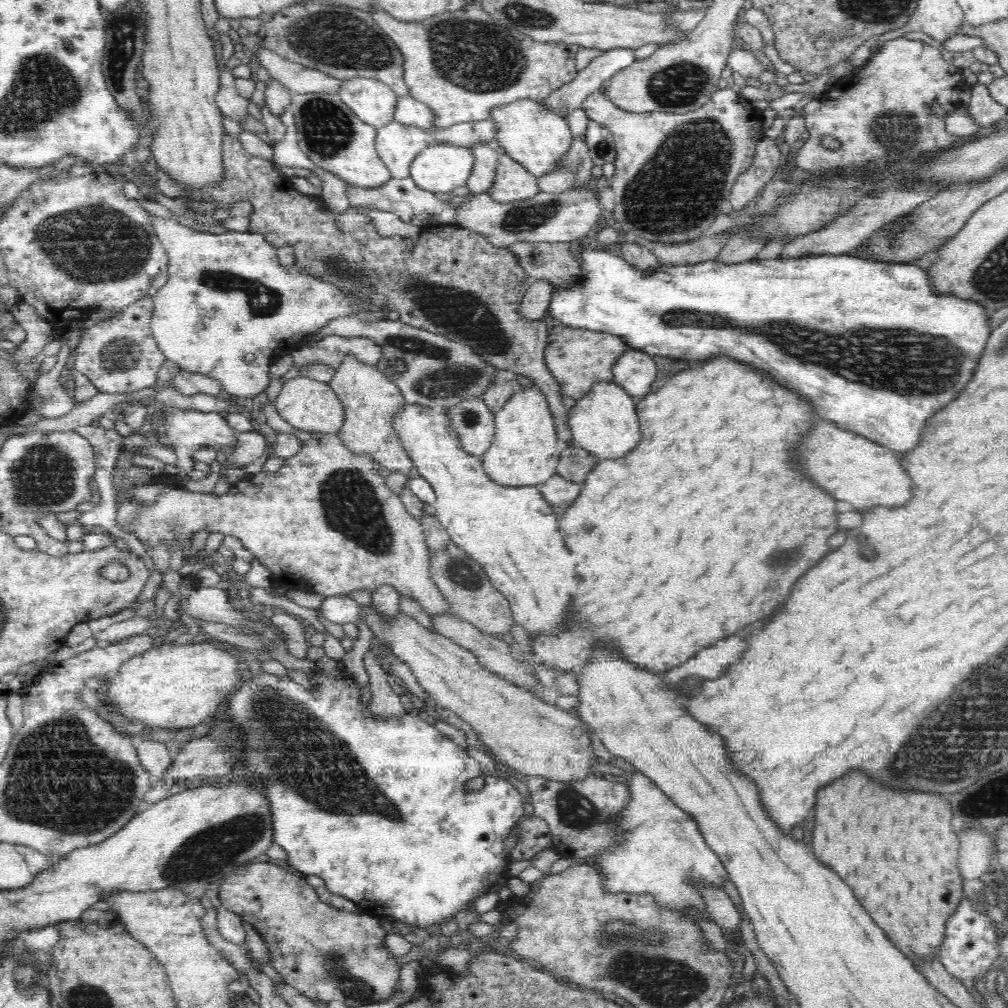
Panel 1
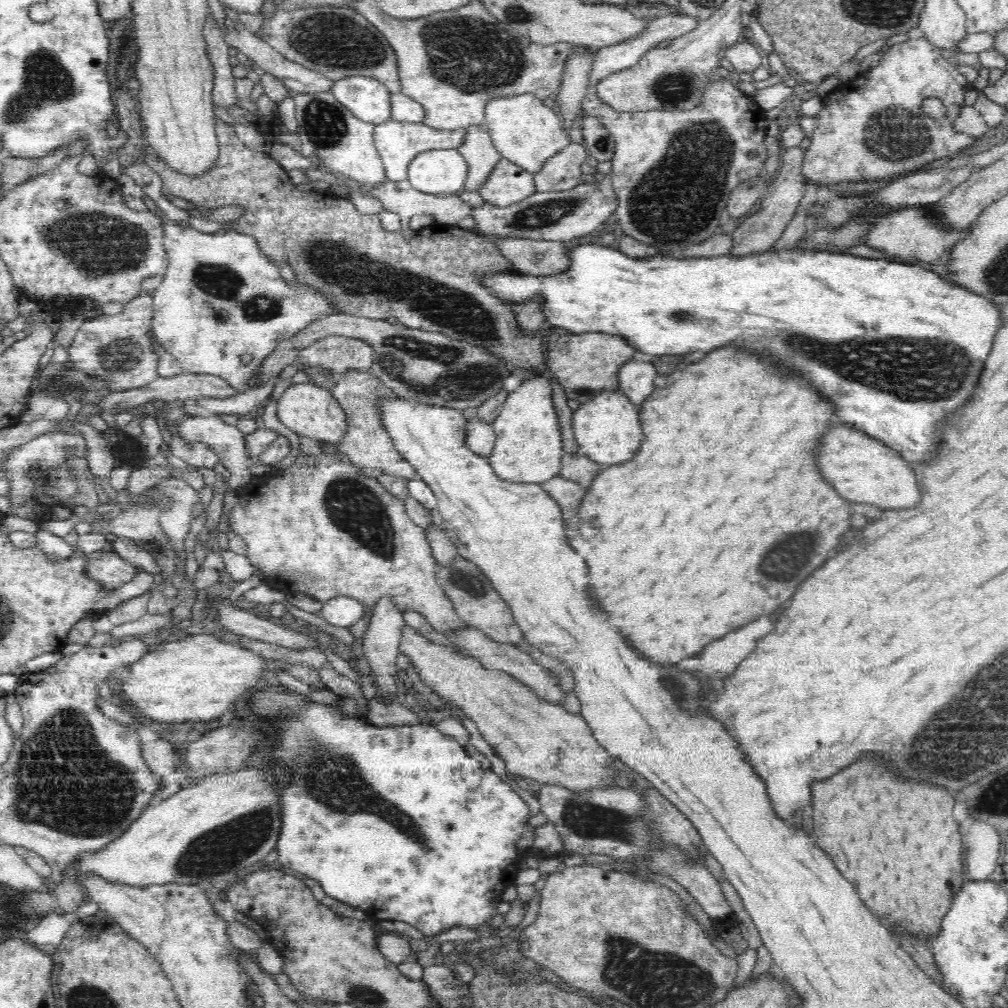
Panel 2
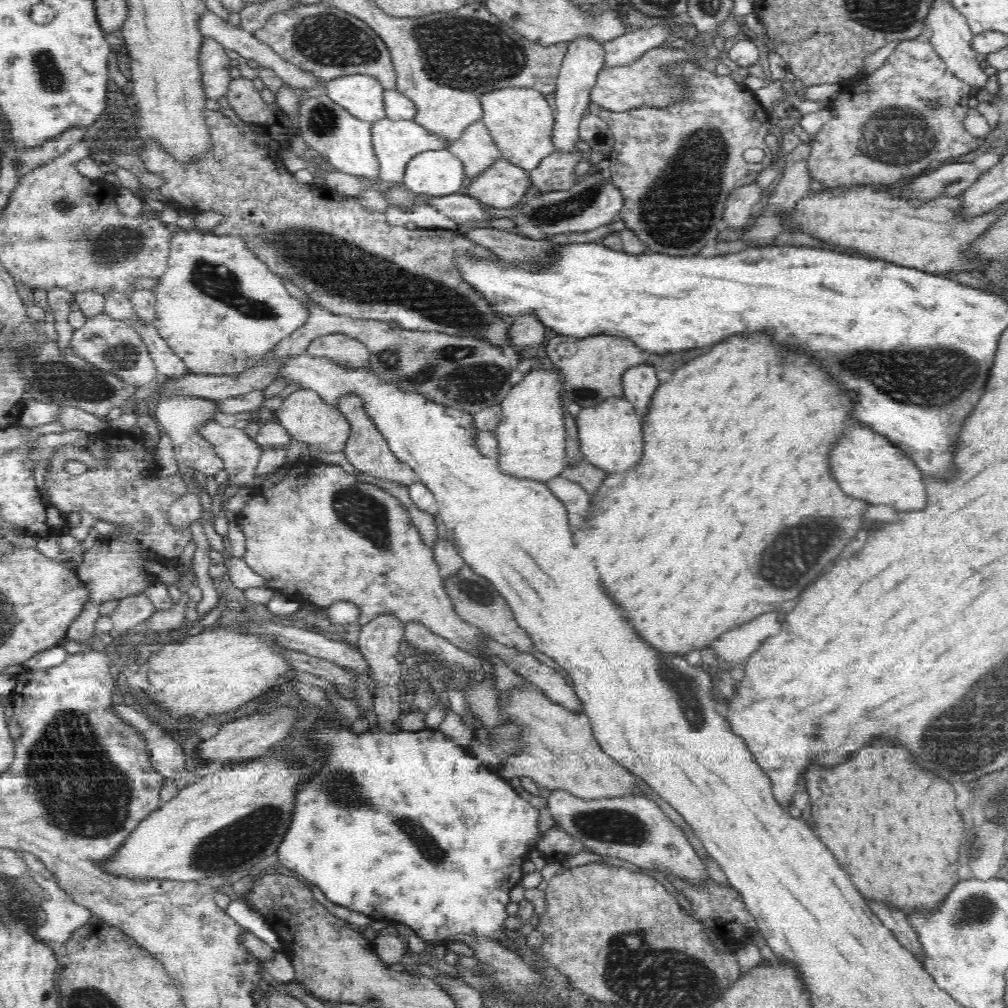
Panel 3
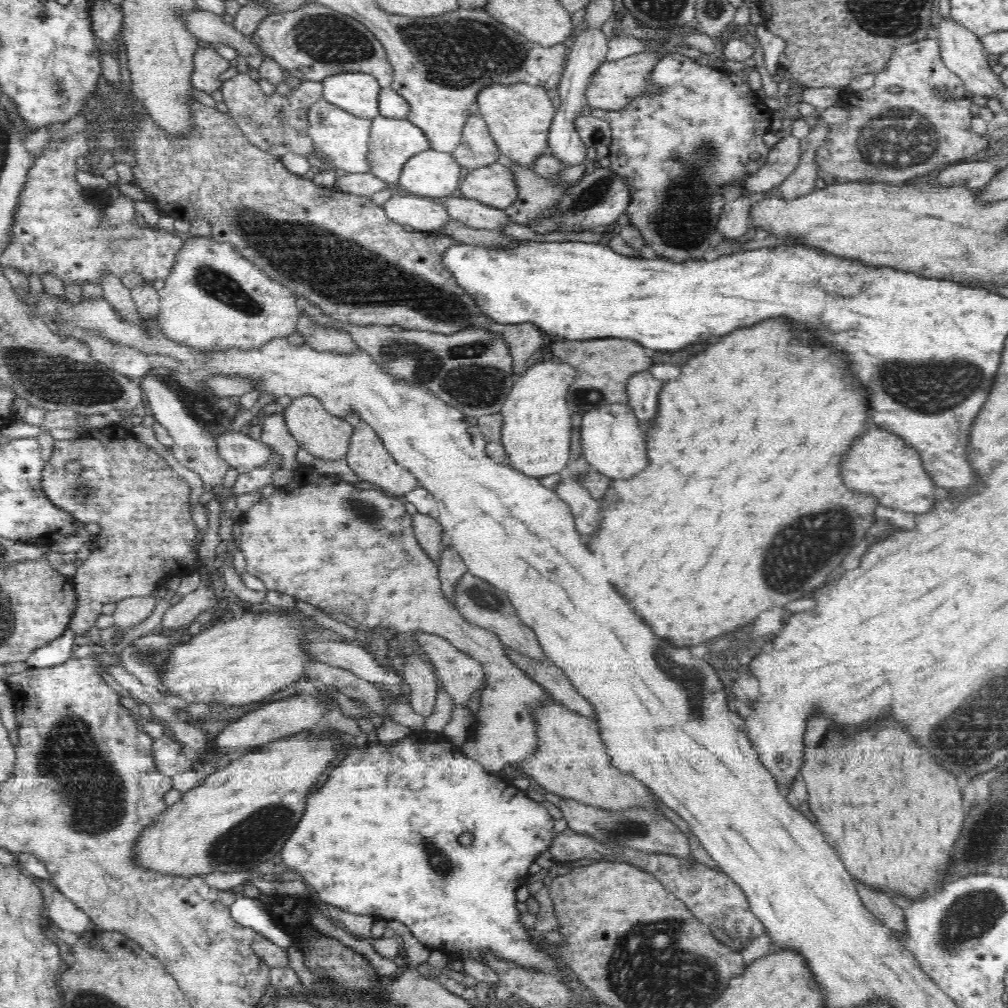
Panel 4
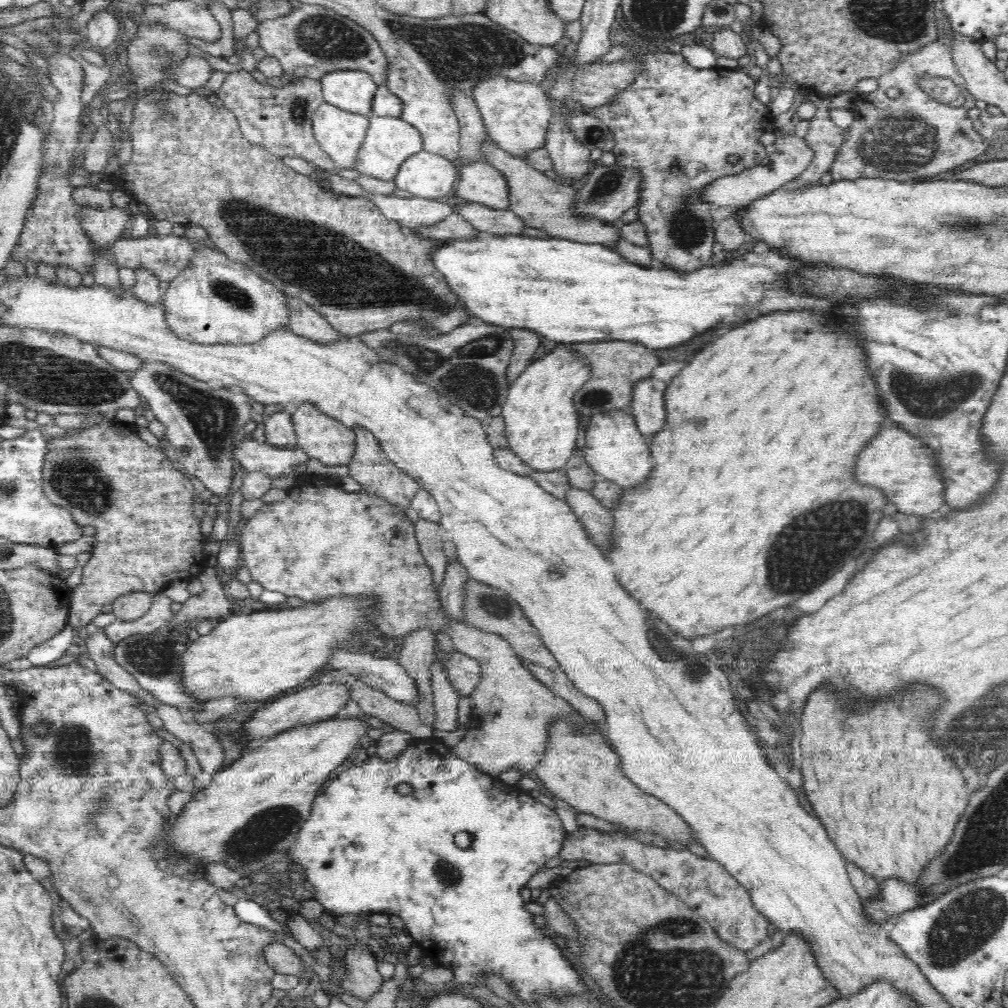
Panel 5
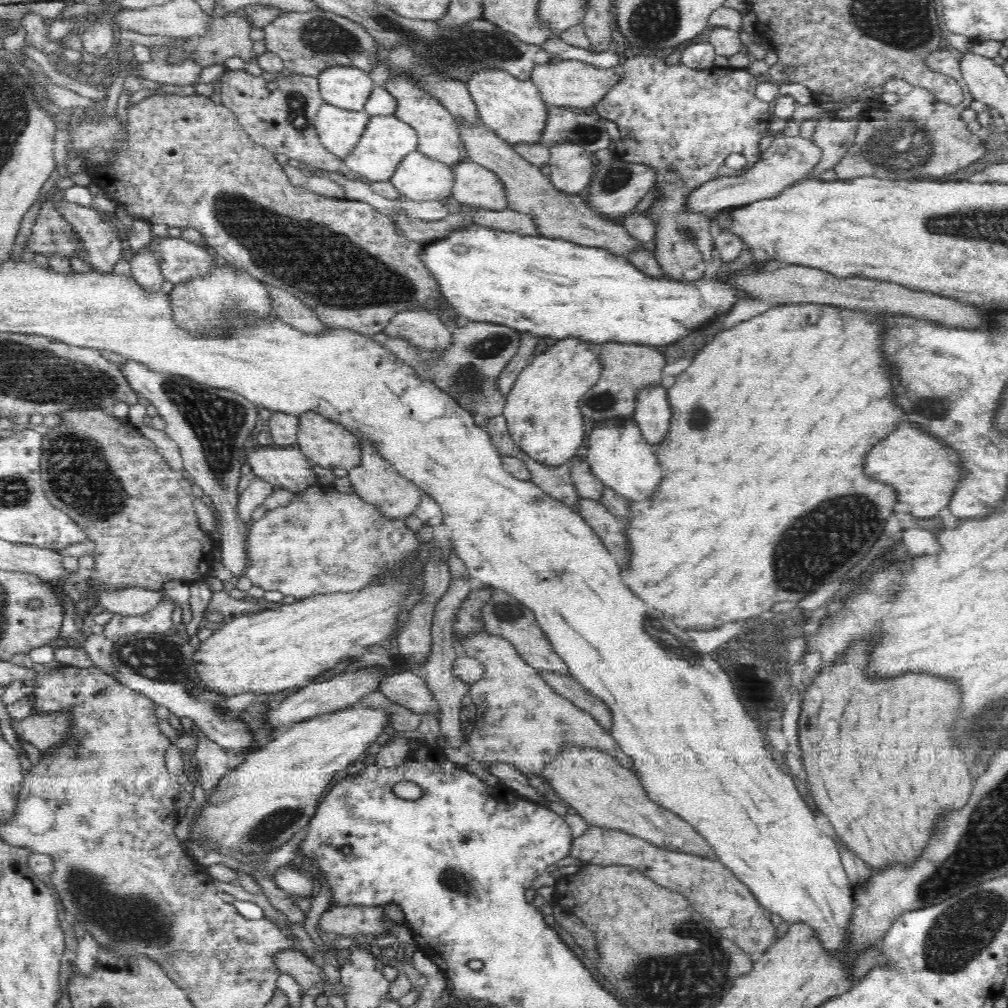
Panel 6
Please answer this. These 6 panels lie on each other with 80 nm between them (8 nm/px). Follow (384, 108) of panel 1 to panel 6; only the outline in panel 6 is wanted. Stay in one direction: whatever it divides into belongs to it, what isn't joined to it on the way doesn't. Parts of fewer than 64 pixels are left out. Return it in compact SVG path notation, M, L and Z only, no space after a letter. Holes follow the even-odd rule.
M354 67L326 68L317 77L325 103L350 111L364 111L375 85L366 71Z

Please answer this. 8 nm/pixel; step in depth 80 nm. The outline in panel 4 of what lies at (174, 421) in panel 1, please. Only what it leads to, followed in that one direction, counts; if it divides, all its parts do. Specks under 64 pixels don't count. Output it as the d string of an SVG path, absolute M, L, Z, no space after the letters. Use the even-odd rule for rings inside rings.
M233 429L220 431L214 442L218 454L222 455L228 466L236 468L240 475L246 475L267 463L274 463L276 469L281 467L281 459L270 456L273 450L268 445Z

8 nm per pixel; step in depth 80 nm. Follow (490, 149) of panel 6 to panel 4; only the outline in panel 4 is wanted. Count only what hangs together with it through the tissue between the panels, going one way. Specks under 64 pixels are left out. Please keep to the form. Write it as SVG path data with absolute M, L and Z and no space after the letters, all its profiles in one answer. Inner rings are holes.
M514 161L512 164L519 186L518 198L514 204L504 209L512 222L525 224L528 221L535 221L568 190L553 184L550 179L540 177L530 169L530 166L518 166Z

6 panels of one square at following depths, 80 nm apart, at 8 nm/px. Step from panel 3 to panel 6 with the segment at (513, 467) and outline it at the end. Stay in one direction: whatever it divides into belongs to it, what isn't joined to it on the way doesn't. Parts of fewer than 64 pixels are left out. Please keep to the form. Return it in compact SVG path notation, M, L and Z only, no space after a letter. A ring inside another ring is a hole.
M582 339L558 340L543 353L532 357L529 366L526 367L514 382L504 406L503 415L506 417L507 430L514 439L515 446L526 454L527 458L543 466L560 467L566 461L570 461L584 438L586 438L585 426L589 423L578 408L578 400L598 381L602 366L595 354L591 354L589 346L592 342Z

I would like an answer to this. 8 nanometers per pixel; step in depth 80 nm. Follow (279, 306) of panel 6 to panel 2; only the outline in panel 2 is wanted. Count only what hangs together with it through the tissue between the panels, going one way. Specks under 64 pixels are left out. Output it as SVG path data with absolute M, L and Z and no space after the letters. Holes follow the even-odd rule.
M326 336L302 348L292 365L279 374L279 380L292 378L302 365L326 367L336 374L351 367L370 370L373 354L373 348L366 341L346 336Z

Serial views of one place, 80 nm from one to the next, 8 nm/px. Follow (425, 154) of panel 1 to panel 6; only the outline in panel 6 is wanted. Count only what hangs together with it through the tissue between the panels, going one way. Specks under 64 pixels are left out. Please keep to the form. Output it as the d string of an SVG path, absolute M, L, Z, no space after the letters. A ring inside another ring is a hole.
M416 150L398 163L389 181L408 200L441 201L451 198L455 176L452 166Z

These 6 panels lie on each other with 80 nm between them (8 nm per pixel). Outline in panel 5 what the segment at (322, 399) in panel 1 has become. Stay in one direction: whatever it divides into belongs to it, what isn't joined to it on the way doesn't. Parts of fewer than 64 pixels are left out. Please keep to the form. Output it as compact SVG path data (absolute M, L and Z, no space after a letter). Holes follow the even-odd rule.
M300 404L291 414L291 422L297 438L297 447L302 449L309 458L316 458L328 466L346 466L354 456L355 432L332 416L326 416L316 404Z

